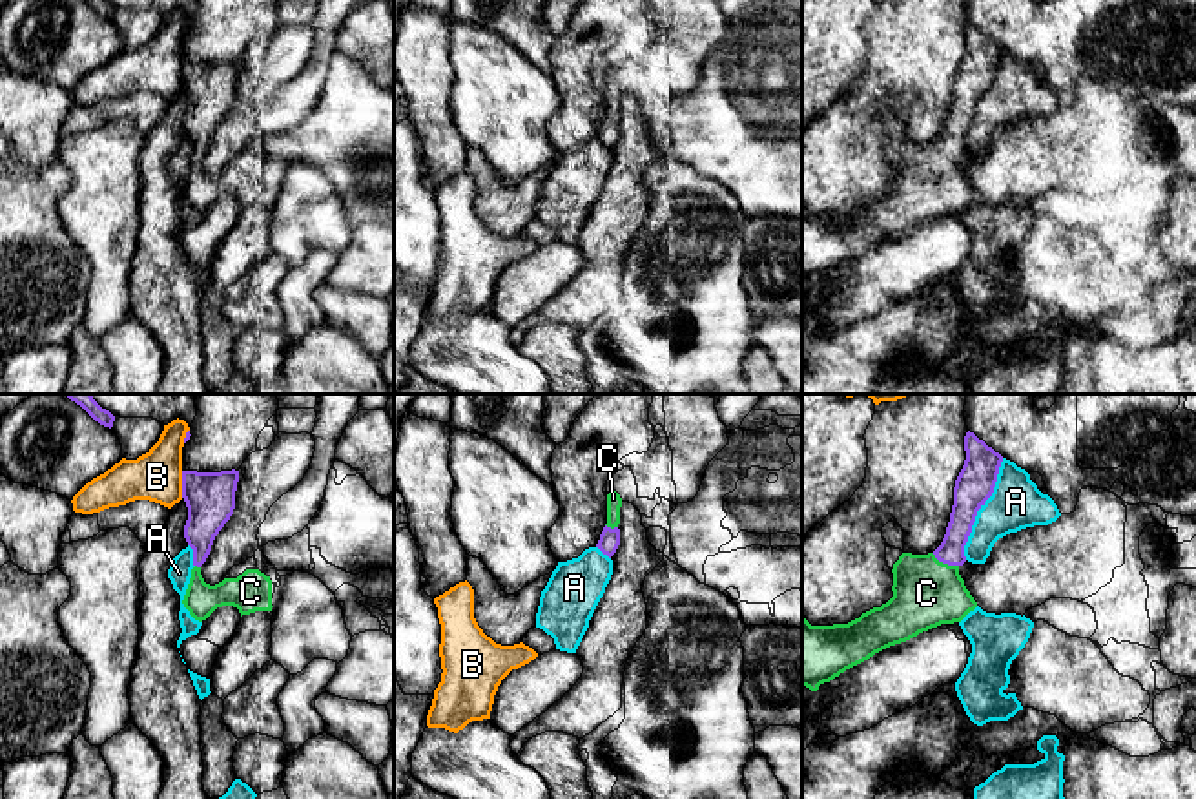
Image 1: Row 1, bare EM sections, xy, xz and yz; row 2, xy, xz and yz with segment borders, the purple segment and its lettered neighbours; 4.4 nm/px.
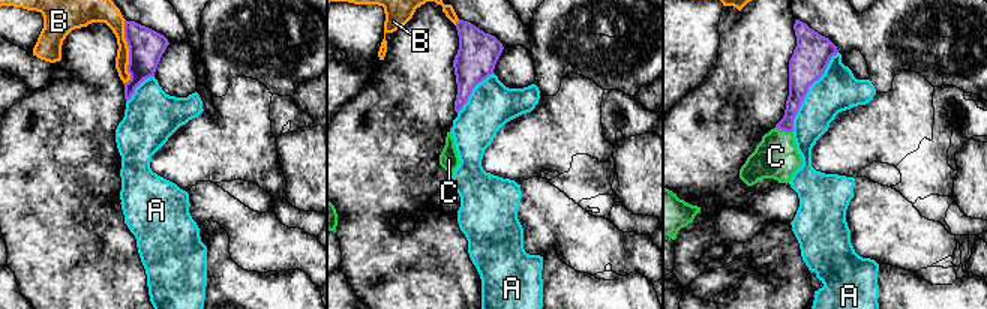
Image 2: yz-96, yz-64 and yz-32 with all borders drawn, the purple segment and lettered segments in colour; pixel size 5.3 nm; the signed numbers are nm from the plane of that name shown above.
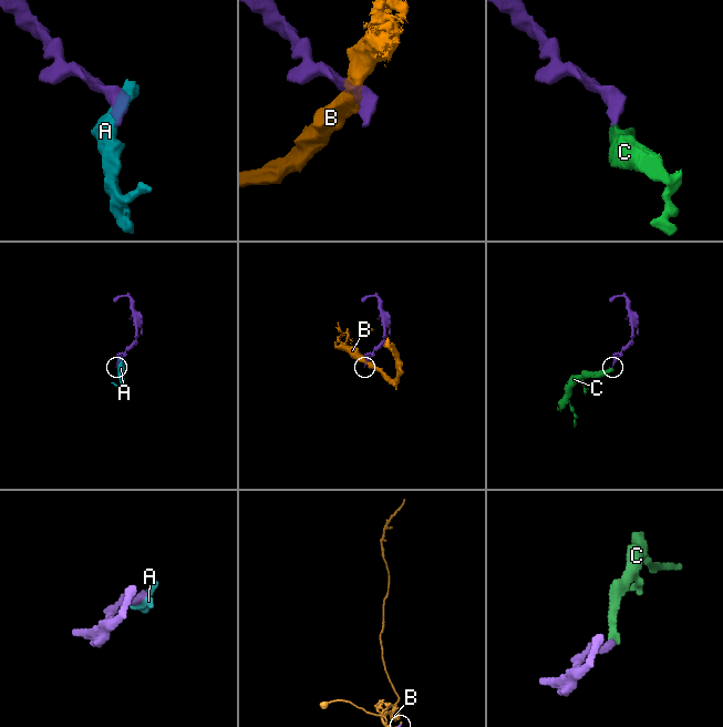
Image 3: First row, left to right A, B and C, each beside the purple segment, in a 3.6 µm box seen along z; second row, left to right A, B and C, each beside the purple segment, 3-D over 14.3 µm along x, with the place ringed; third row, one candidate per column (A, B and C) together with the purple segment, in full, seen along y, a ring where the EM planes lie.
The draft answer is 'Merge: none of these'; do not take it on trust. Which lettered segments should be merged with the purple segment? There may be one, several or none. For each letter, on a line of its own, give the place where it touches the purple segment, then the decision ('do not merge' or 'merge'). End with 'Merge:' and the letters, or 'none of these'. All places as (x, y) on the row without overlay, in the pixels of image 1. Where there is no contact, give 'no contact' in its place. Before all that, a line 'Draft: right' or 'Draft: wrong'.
Draft: wrong
A: yz (979, 99) | do not merge
B: xy (183, 75) | do not merge
C: yz (945, 154) | merge
Merge: C

